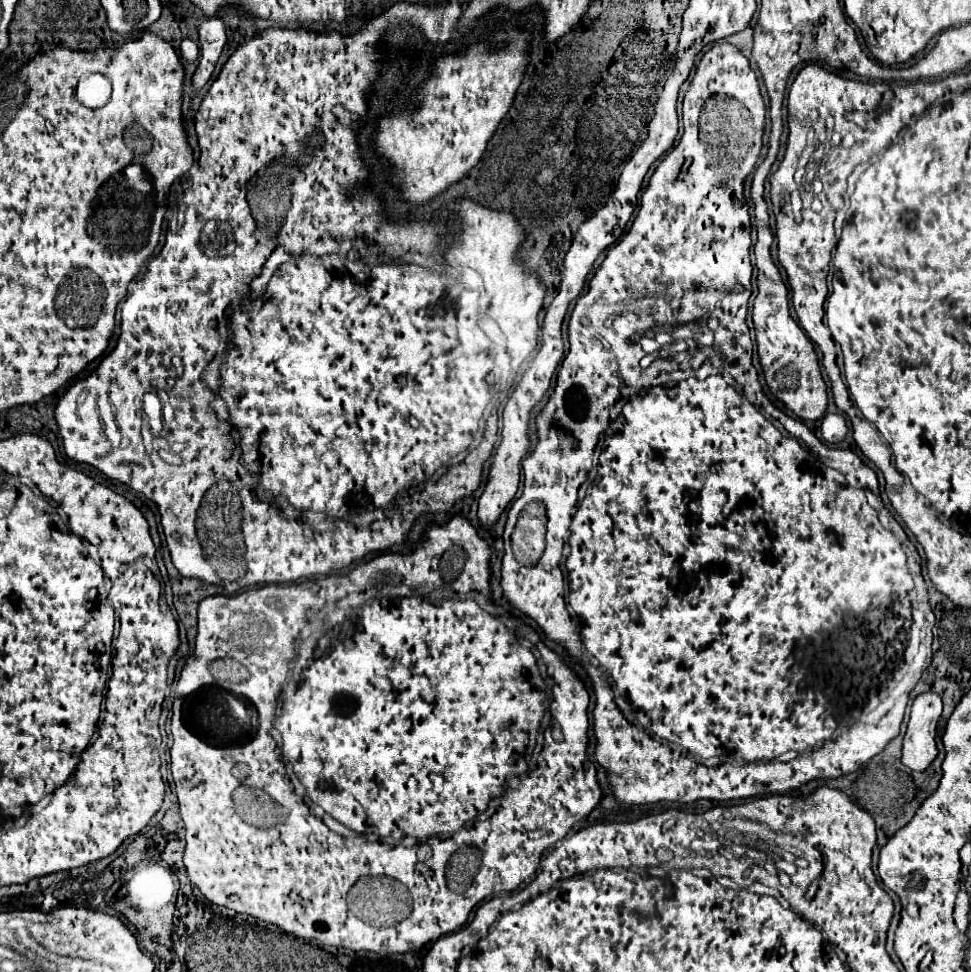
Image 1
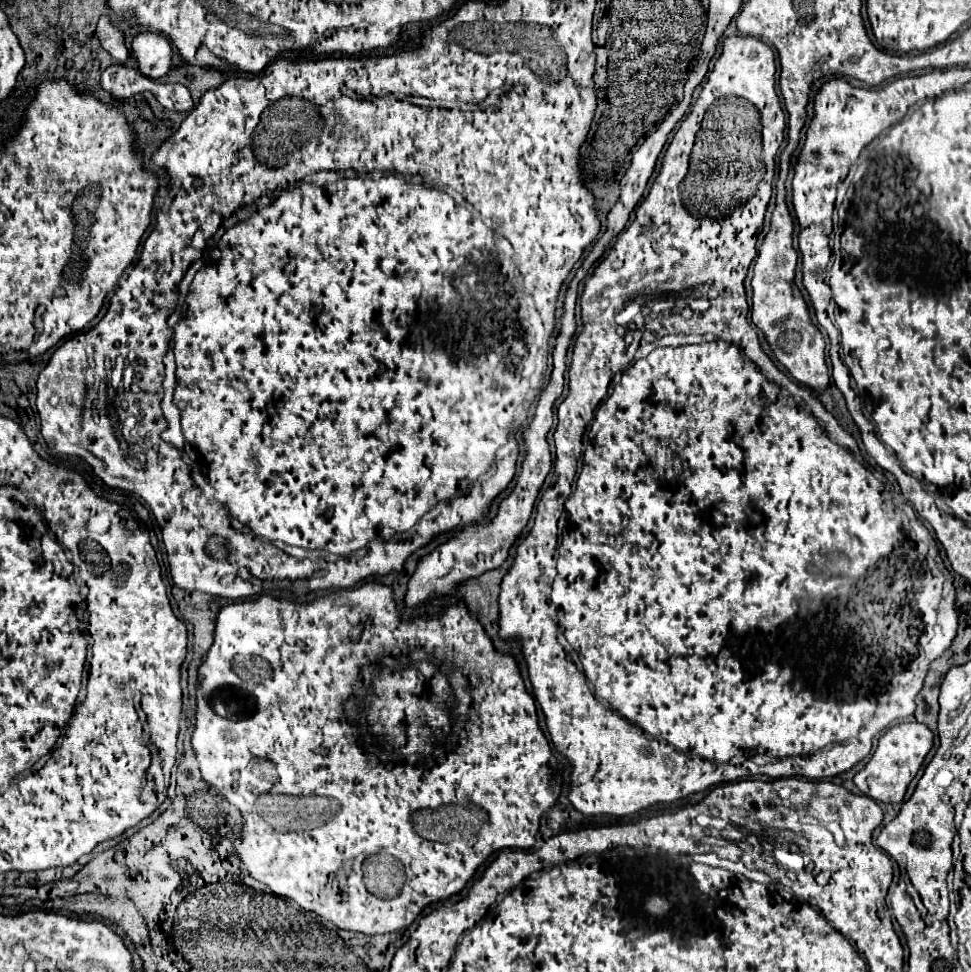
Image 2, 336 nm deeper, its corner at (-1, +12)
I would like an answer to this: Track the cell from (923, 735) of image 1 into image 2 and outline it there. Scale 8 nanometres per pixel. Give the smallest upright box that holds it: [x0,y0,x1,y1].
[853,721,933,803]

